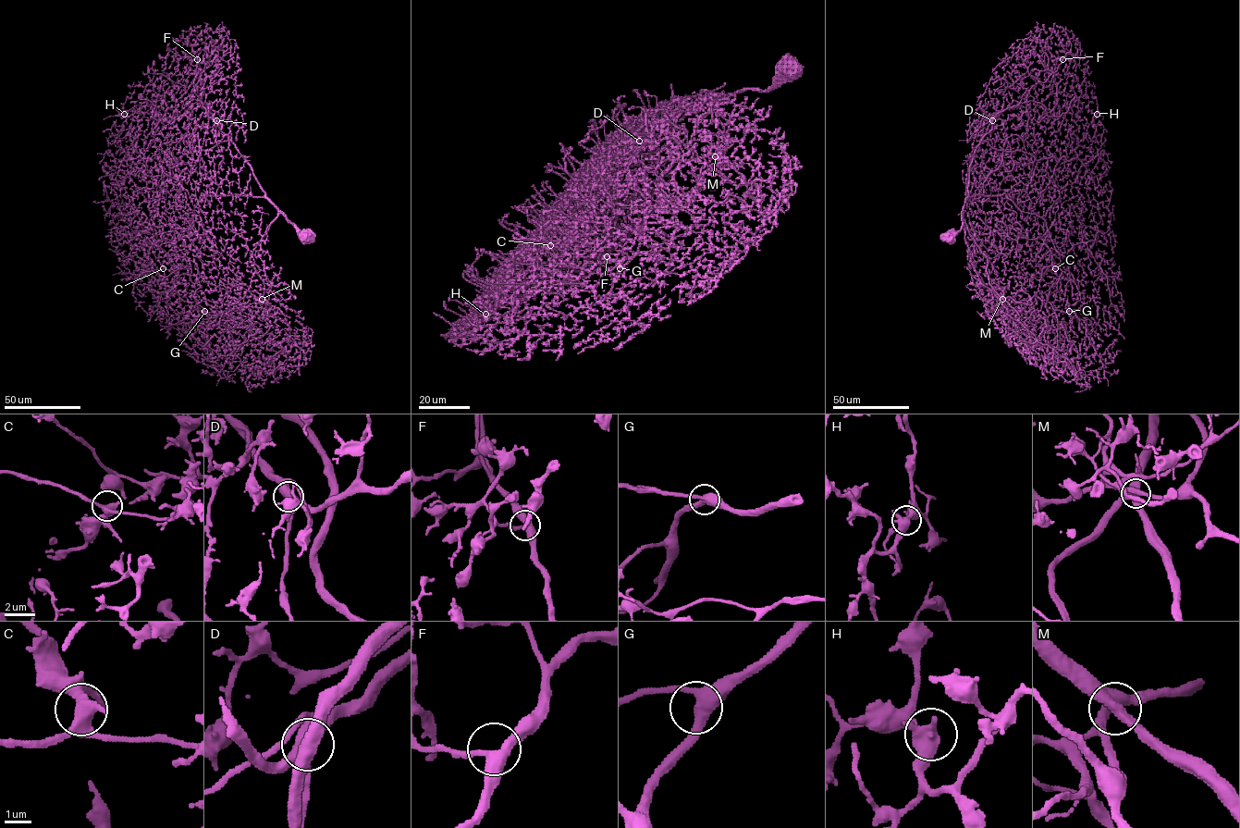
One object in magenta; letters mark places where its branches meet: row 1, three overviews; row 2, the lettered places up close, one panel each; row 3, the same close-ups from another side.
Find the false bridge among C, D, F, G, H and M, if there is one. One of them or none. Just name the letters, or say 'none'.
none

